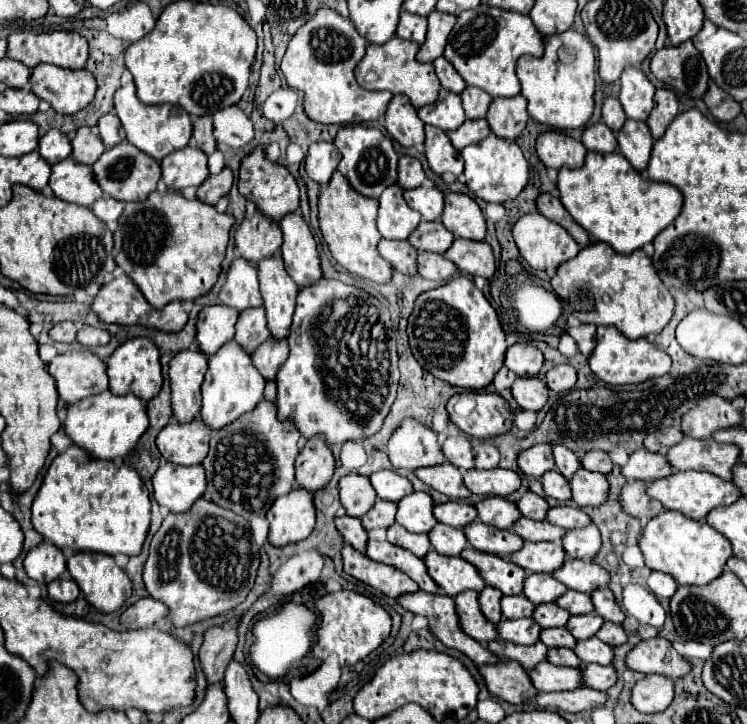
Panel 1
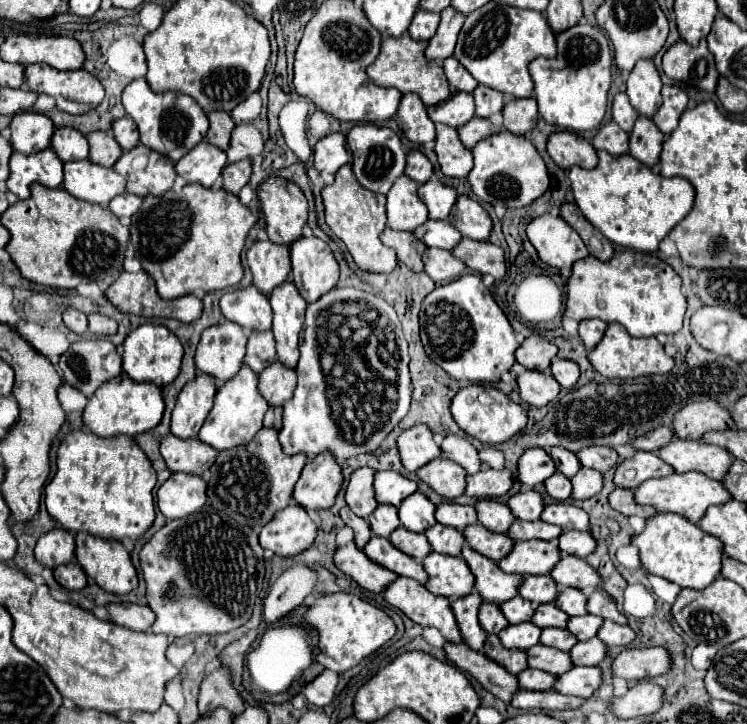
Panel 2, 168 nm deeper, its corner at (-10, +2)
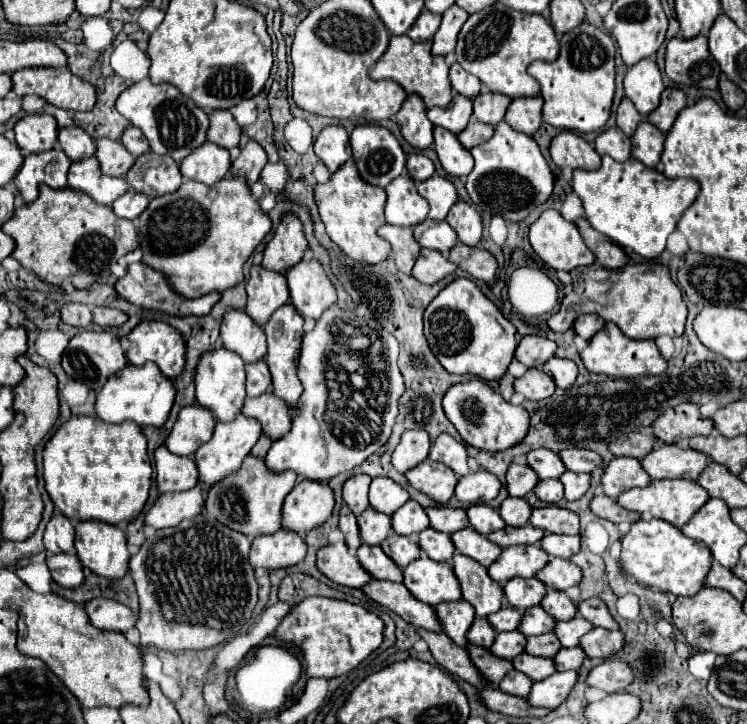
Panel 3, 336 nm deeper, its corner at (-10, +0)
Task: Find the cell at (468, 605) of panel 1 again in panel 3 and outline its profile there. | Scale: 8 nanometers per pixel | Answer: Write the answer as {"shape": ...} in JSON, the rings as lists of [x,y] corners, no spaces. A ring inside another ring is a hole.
{"shape":[[[454,600],[454,602],[438,604],[434,606],[434,610],[442,624],[442,632],[448,634],[448,638],[452,638],[452,642],[456,642],[458,646],[468,646],[466,632],[474,620],[472,606],[468,606],[468,602]]]}

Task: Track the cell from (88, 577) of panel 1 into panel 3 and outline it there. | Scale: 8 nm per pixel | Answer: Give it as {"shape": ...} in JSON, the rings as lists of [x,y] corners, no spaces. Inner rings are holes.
{"shape":[[[76,522],[74,540],[82,566],[94,574],[120,580],[128,572],[126,536],[118,526],[104,526],[104,522]]]}

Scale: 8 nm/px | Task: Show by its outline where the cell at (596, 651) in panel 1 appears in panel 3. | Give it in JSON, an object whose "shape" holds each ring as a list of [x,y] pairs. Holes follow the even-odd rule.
{"shape":[[[576,646],[576,648],[562,648],[552,660],[554,660],[554,668],[558,672],[564,672],[564,670],[578,670],[584,658],[586,658],[584,652]]]}

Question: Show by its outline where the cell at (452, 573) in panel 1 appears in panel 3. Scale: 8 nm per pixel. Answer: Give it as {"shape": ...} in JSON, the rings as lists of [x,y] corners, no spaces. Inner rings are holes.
{"shape":[[[418,558],[404,568],[404,586],[414,598],[430,606],[460,598],[460,586],[450,564],[430,558]]]}

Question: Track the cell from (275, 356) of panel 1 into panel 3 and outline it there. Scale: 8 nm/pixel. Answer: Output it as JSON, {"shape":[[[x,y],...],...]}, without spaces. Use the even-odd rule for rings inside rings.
{"shape":[[[266,392],[256,398],[246,398],[242,412],[248,418],[256,418],[262,426],[262,434],[266,434],[272,442],[280,440],[292,424],[288,406],[284,406],[284,402],[272,392]]]}

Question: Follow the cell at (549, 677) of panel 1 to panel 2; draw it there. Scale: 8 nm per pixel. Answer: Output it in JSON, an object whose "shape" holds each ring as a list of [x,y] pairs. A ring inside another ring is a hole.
{"shape":[[[526,668],[526,672],[520,672],[518,674],[518,682],[522,688],[526,690],[550,690],[554,688],[558,676],[552,676],[550,672],[540,672],[540,670],[534,670],[534,668]]]}

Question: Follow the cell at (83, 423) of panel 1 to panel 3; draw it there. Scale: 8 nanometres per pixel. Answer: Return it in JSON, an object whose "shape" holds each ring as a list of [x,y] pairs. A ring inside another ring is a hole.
{"shape":[[[152,362],[144,366],[128,364],[124,370],[112,374],[104,388],[96,396],[96,414],[110,424],[120,424],[124,420],[132,420],[140,426],[162,426],[174,404],[174,382],[164,378],[160,368]]]}

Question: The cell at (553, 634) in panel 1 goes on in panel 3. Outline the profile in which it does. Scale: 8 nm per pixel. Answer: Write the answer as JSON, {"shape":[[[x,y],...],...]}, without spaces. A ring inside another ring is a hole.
{"shape":[[[554,634],[532,636],[532,638],[528,638],[528,646],[524,648],[524,652],[532,654],[532,656],[542,656],[542,658],[554,658],[558,650],[560,650],[560,642]]]}

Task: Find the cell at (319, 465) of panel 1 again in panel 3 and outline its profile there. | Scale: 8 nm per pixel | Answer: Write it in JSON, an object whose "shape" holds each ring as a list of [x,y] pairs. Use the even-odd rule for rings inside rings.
{"shape":[[[302,480],[284,498],[282,528],[304,534],[324,524],[334,508],[334,494],[326,484]]]}

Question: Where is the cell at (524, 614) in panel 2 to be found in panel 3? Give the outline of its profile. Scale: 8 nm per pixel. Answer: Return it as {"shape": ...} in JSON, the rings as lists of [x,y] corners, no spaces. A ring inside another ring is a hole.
{"shape":[[[504,606],[504,608],[500,608],[498,612],[486,616],[488,624],[490,624],[496,632],[516,630],[518,624],[520,624],[520,618],[522,618],[522,614],[520,614],[518,610],[514,610],[514,608],[510,608],[510,606]]]}

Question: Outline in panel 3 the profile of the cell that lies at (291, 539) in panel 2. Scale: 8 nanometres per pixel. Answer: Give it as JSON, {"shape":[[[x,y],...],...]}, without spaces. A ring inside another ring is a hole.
{"shape":[[[278,530],[270,536],[258,536],[252,540],[250,564],[252,568],[264,568],[268,572],[290,568],[306,556],[306,544],[300,534]]]}

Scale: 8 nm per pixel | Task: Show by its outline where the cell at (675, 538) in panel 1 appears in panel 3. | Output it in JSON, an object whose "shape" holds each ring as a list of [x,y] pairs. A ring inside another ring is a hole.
{"shape":[[[640,518],[632,524],[630,532],[622,536],[622,552],[618,560],[624,574],[632,576],[638,584],[674,596],[694,596],[704,588],[704,578],[712,564],[712,554],[704,542],[680,534],[676,526],[658,518]]]}

